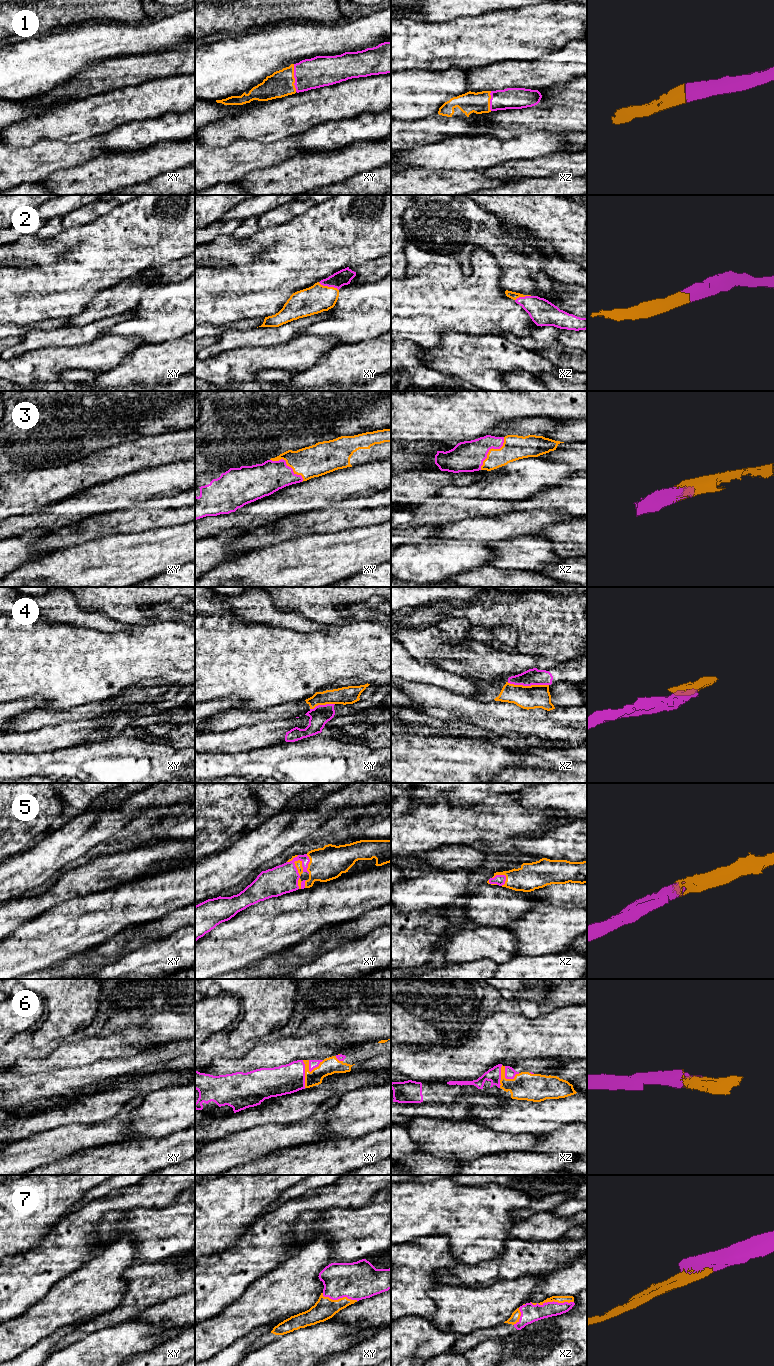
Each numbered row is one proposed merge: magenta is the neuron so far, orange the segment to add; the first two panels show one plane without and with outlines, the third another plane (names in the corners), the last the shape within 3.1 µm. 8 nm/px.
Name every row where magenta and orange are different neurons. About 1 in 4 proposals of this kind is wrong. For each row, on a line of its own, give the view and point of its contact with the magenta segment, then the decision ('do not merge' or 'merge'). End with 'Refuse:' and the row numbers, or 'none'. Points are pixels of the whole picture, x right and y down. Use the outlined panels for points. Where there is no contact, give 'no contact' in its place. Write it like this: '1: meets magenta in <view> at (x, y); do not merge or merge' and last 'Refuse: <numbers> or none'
1: meets magenta in xy at (294, 77); merge
2: meets magenta in xy at (328, 286); merge
3: meets magenta in xy at (288, 466); merge
4: meets magenta in xz at (528, 685); do not merge
5: meets magenta in xy at (295, 867); merge
6: meets magenta in xy at (304, 1074); merge
7: meets magenta in xz at (551, 1302); merge
Refuse: 4

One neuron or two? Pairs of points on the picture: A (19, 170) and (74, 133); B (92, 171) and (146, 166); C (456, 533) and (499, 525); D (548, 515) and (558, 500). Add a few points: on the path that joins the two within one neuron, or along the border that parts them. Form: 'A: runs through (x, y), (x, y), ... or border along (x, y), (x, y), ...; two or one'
A: border along (85, 139), (79, 142), (48, 139), (38, 141); two
B: runs through (105, 171), (133, 168); one
C: runs through (467, 530), (488, 530); one
D: border along (528, 510), (561, 510), (575, 516); two

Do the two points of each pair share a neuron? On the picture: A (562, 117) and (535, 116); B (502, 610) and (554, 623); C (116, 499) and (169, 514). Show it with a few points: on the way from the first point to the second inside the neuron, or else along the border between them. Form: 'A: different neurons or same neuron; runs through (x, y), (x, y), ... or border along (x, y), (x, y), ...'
A: same neuron; runs through (555, 117), (542, 117)
B: same neuron; runs through (515, 614), (541, 621)
C: different neurons; border along (156, 498), (136, 502), (124, 508), (110, 510)

